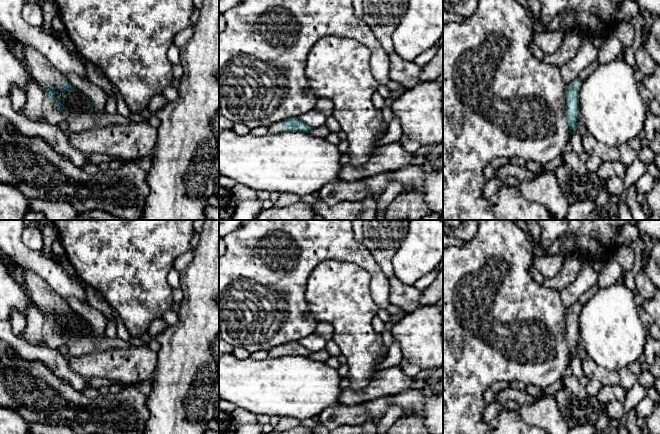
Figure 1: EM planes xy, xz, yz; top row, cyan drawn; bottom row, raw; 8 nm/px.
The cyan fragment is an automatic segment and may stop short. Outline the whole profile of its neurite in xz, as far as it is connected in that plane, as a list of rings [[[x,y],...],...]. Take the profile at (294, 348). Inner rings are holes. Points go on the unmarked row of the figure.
[[[299,341],[288,342],[284,345],[279,345],[268,351],[270,358],[279,358],[281,356],[305,356],[309,357],[312,352],[301,345]]]

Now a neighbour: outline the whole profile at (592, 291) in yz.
[[[598,284],[591,287],[587,292],[585,292],[582,296],[579,297],[579,302],[584,305],[589,299],[591,299],[599,290]]]

